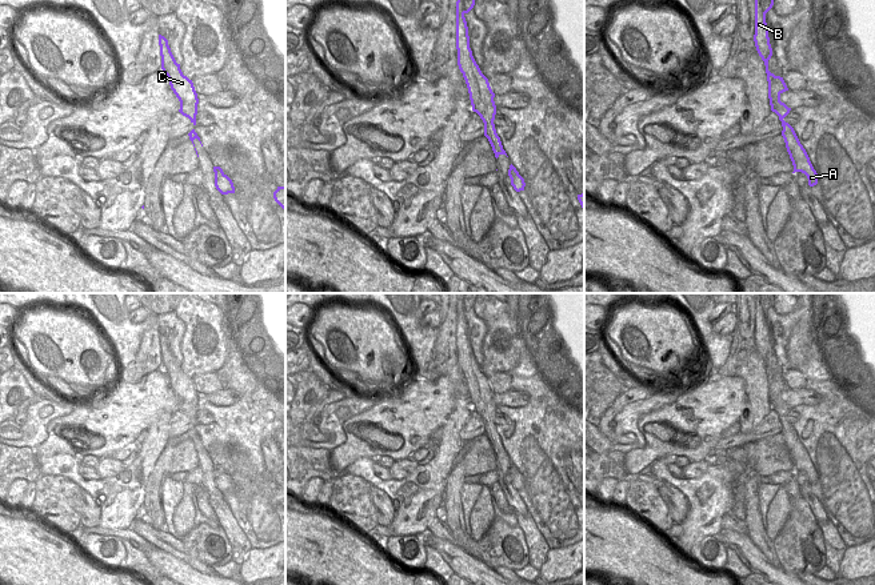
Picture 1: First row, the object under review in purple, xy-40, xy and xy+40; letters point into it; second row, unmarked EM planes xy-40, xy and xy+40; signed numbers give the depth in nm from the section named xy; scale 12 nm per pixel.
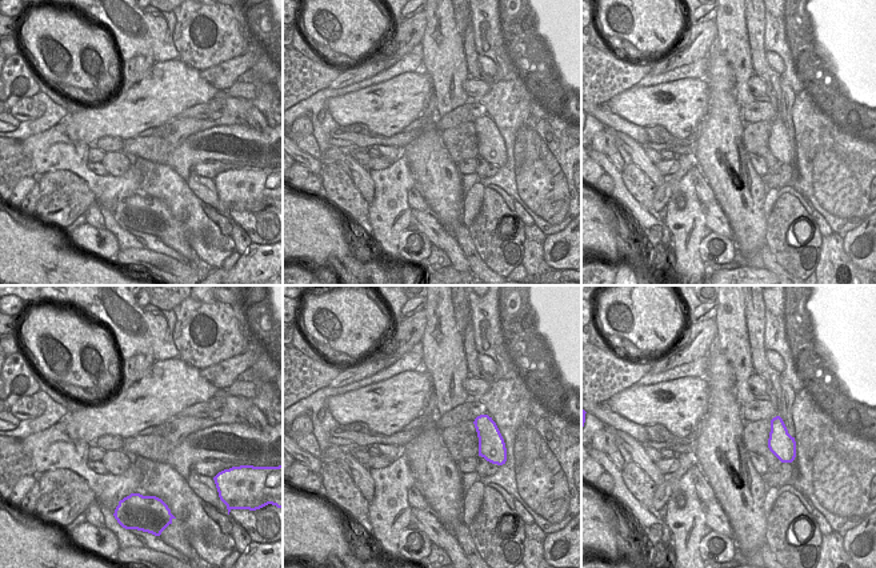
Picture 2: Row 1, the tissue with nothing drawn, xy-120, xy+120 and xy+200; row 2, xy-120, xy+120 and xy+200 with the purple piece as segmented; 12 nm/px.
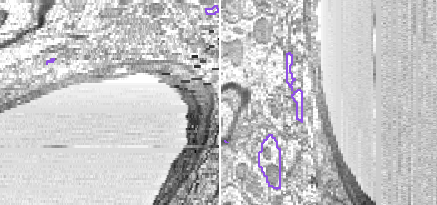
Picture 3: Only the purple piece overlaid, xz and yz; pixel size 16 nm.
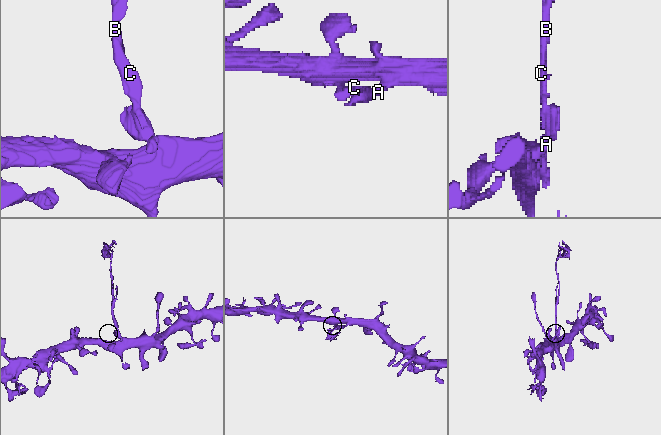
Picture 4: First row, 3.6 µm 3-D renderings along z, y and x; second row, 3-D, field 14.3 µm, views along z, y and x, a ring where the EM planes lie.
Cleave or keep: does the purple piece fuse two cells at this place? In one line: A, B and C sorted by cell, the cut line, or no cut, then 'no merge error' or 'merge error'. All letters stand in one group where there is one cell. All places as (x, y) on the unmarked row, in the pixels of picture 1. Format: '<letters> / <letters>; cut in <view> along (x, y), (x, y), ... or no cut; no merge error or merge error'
A / B C; cut in xy along (483, 417), (492, 421); merge error

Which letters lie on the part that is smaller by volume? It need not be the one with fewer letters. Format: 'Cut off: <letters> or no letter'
Cut off: B, C

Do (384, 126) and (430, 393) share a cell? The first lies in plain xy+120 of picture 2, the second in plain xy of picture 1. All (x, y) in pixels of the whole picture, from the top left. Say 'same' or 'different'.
same

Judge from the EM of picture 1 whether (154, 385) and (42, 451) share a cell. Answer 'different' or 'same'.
same

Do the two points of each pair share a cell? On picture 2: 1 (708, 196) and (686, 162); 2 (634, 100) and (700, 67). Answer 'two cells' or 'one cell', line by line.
1: two cells
2: two cells

